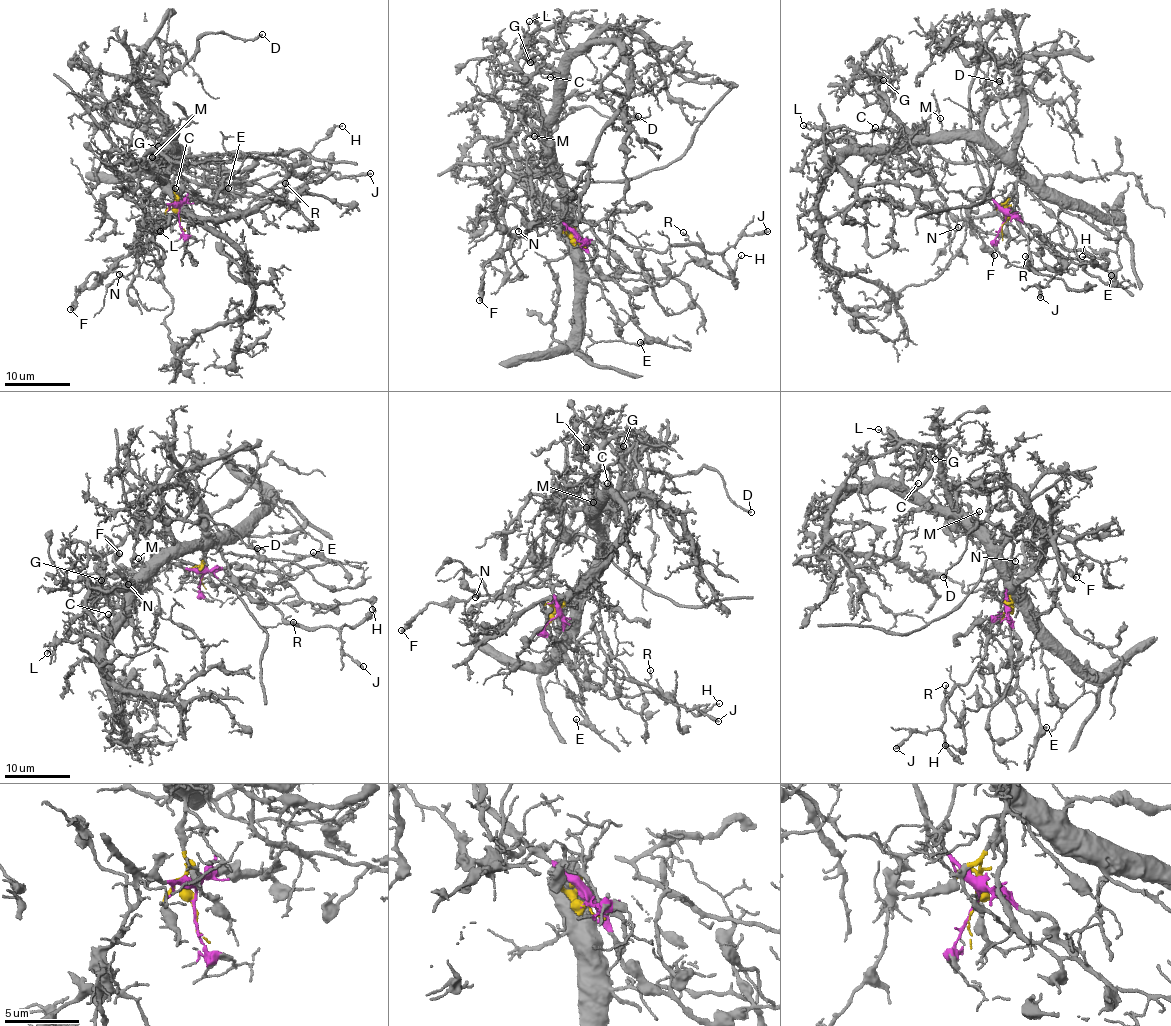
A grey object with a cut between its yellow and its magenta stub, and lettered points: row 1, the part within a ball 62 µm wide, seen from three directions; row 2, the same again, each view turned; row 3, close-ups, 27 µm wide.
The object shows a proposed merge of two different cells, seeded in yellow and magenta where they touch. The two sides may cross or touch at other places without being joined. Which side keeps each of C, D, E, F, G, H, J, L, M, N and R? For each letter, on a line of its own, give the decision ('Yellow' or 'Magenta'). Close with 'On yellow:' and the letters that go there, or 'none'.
C: Yellow
D: Yellow
E: Magenta
F: Magenta
G: Yellow
H: Magenta
J: Yellow
L: Yellow
M: Yellow
N: Magenta
R: Yellow
On yellow: C, D, G, J, L, M, R

